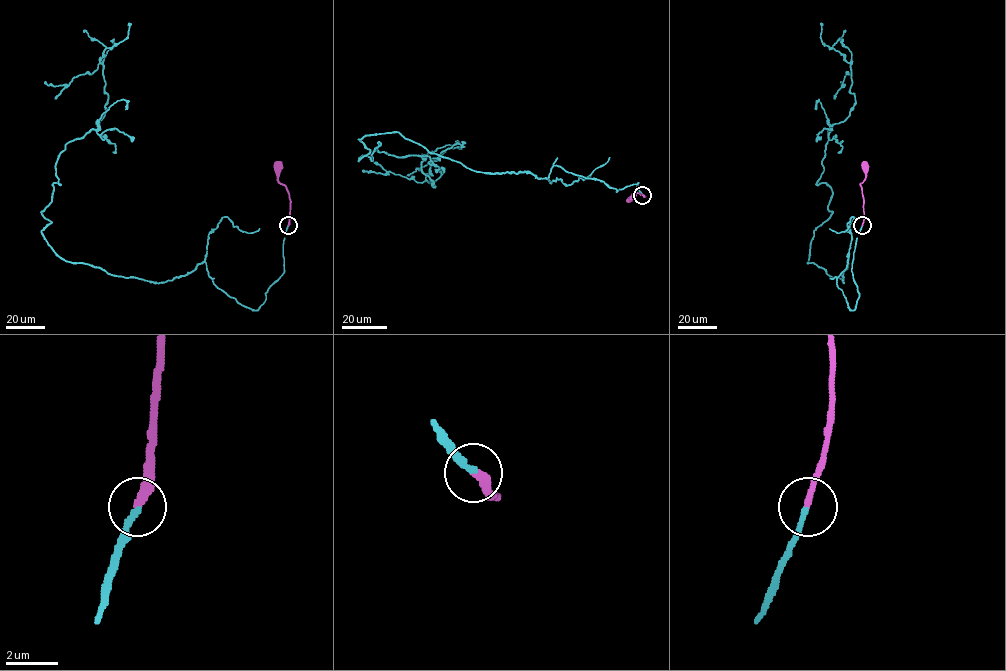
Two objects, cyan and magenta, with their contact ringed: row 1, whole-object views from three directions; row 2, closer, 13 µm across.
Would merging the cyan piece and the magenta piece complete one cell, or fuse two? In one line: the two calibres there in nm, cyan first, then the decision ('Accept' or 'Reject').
Thickness 200 nm (cyan) against 280 nm. Accept

